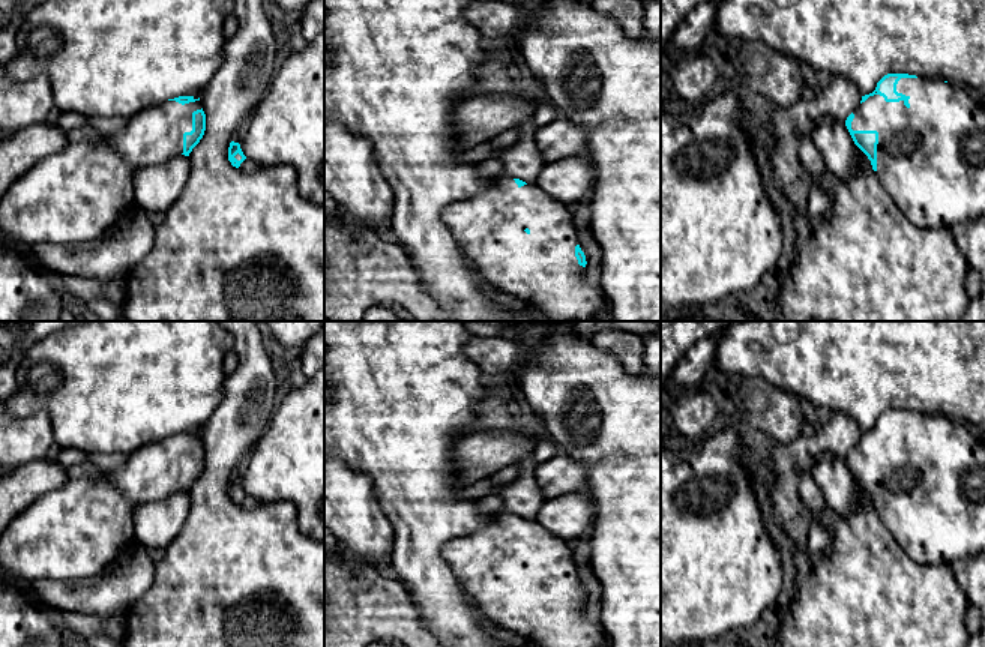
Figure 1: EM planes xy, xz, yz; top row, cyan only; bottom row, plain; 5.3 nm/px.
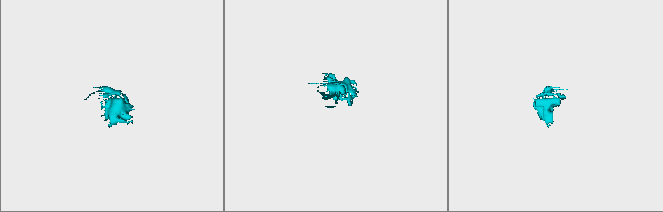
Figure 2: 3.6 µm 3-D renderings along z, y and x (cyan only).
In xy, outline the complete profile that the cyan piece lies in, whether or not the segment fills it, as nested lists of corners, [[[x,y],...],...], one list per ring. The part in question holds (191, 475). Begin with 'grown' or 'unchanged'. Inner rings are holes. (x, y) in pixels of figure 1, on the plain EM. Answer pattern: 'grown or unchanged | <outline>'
grown | [[[179,432],[134,450],[117,468],[104,470],[99,480],[71,477],[15,516],[2,533],[0,572],[26,584],[39,579],[81,581],[104,572],[135,540],[134,510],[177,491],[189,492],[204,467],[200,434]]]

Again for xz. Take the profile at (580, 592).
grown | [[[508,509],[496,510],[492,521],[465,537],[455,537],[441,548],[441,557],[453,570],[479,614],[489,624],[526,636],[539,647],[611,647],[601,615],[586,603],[586,591],[577,576],[572,543],[550,534],[536,519],[526,519]]]

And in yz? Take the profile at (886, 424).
grown | [[[887,410],[872,429],[862,432],[845,462],[871,497],[880,521],[914,563],[949,566],[985,549],[985,443],[977,441],[962,422],[941,414]]]

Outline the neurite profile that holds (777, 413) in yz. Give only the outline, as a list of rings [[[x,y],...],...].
[[[751,377],[733,386],[733,395],[749,426],[776,443],[791,444],[802,437],[805,417],[793,393],[776,389],[761,377]]]

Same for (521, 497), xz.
[[[533,456],[523,458],[517,462],[520,474],[515,480],[497,488],[503,498],[505,509],[526,519],[536,519],[538,510],[547,501],[535,480],[536,462]]]

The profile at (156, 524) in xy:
[[[177,491],[167,498],[143,503],[134,510],[134,534],[147,549],[167,549],[182,531],[191,509],[189,494]]]

